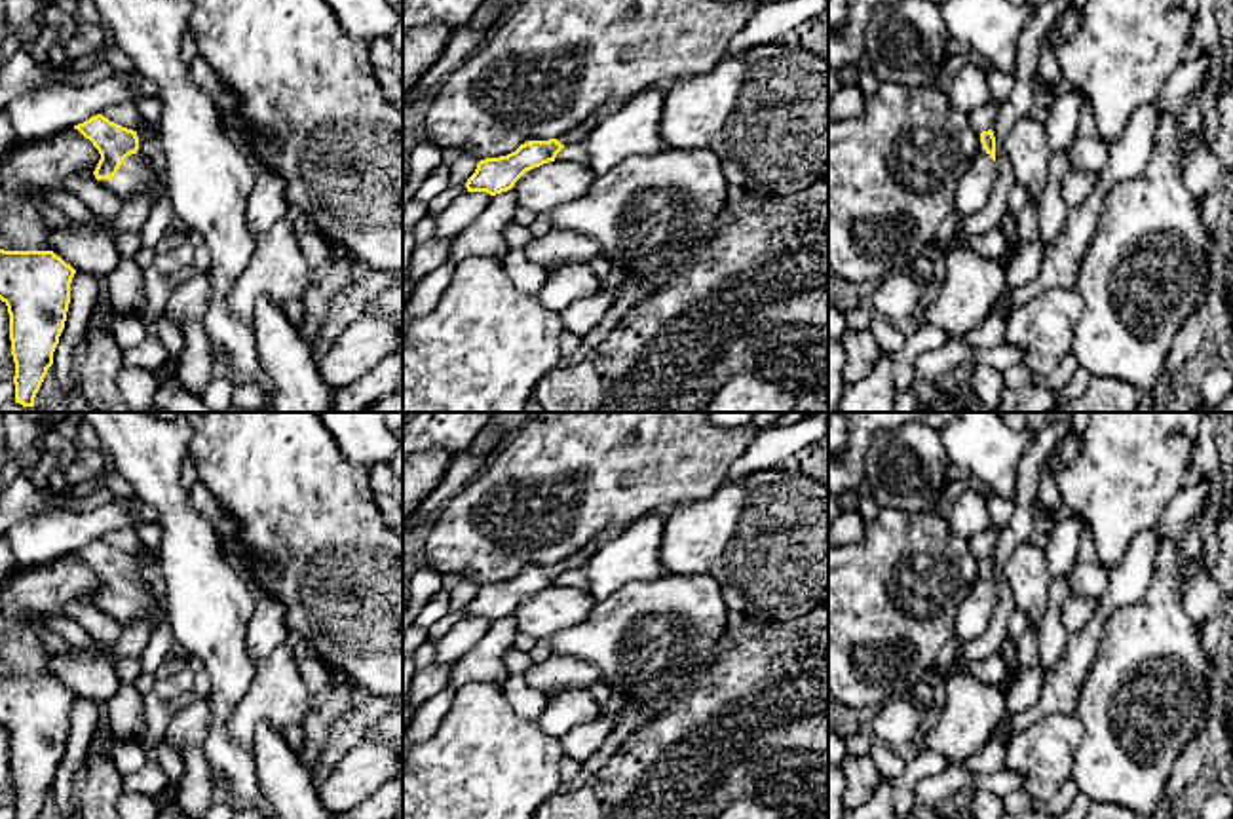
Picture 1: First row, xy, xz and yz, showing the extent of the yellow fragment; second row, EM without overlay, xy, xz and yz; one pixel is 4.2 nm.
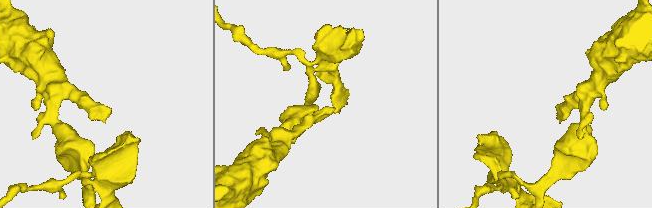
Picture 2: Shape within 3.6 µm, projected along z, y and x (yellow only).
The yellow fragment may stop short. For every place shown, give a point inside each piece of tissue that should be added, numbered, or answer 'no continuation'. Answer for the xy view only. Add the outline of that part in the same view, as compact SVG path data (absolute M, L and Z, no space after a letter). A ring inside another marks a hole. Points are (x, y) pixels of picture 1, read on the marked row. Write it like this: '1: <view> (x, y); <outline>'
1: xy (135, 175); M141 152L127 156L112 179L101 179L99 182L110 188L122 201L139 194L146 194L154 201L165 188L165 181L156 175Z

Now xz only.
1: xz (578, 133); M597 108L593 114L589 114L579 125L574 129L562 133L557 137L557 141L564 146L576 144L576 143L585 143L589 133L597 127L600 118L606 114L608 108Z

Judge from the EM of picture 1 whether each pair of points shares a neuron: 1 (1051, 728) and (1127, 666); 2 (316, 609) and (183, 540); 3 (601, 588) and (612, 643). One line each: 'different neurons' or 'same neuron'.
1: different neurons
2: different neurons
3: different neurons

